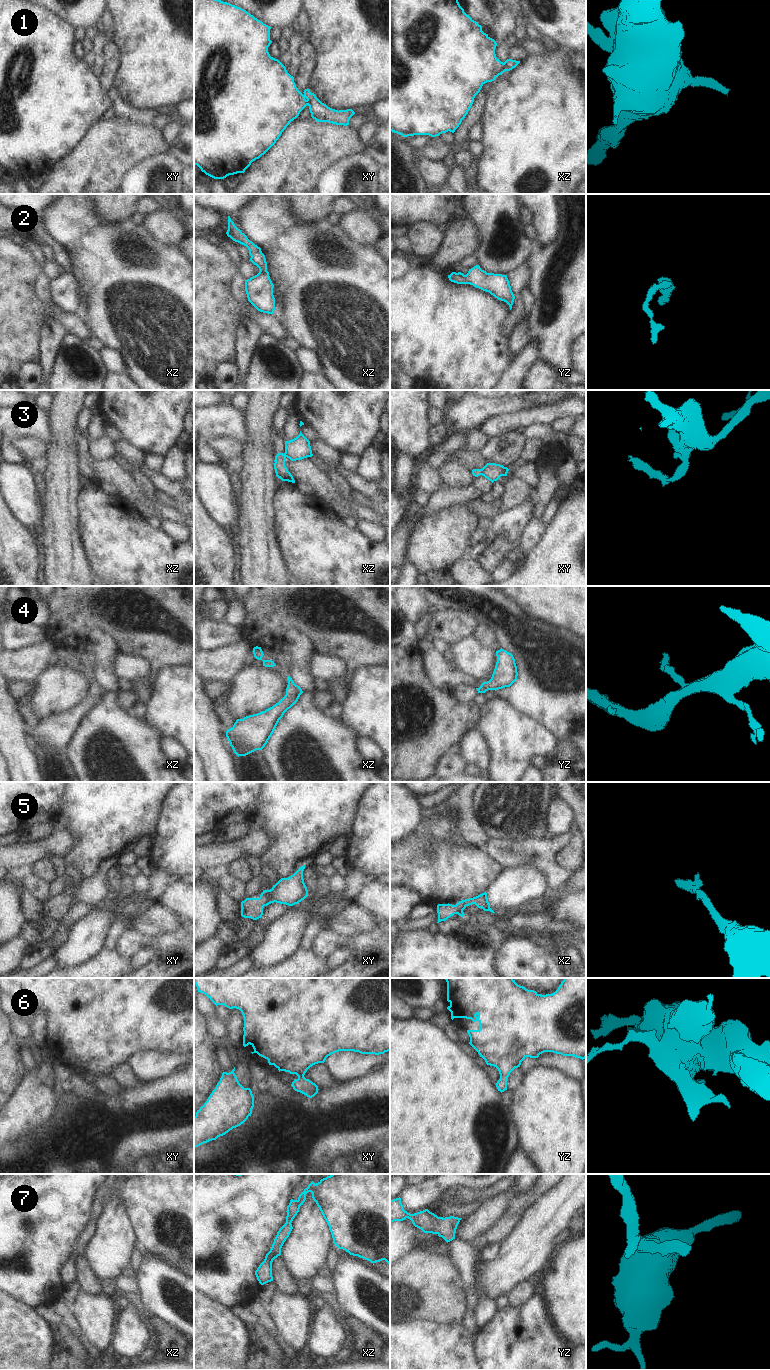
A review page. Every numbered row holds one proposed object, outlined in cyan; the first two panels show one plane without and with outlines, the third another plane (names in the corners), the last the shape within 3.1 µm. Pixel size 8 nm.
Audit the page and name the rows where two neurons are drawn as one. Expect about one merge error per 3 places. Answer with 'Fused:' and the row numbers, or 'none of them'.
Fused: 1, 3

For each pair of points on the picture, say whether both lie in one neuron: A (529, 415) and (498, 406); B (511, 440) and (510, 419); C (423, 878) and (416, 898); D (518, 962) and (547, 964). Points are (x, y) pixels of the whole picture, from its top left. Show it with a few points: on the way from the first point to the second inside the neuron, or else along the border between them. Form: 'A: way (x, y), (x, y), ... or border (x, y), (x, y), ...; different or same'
A: border (536, 406), (521, 411), (498, 414), (493, 417); different
B: border (514, 430), (489, 438); different
C: border (400, 884), (417, 890), (426, 903); different
D: way (525, 964), (540, 964); same

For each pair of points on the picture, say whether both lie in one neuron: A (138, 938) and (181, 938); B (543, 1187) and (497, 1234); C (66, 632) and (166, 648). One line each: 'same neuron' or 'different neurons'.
A: same neuron
B: same neuron
C: same neuron

